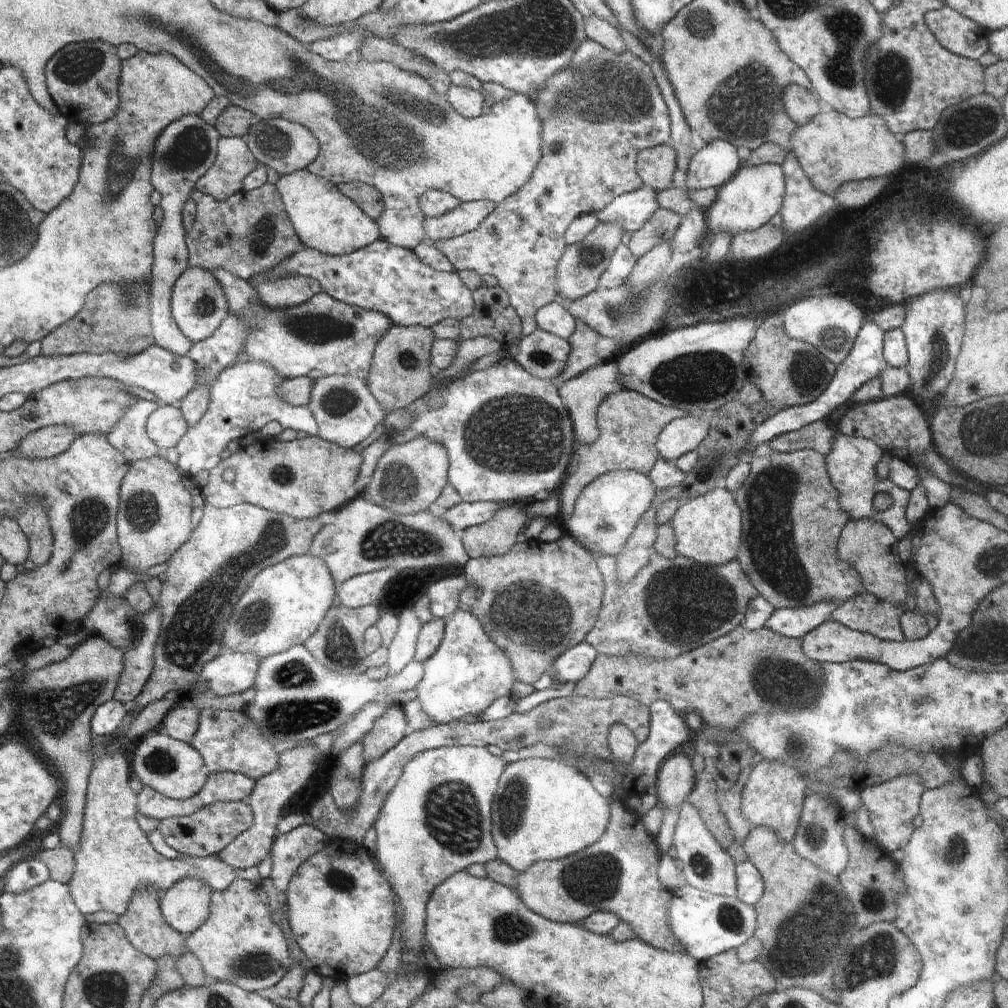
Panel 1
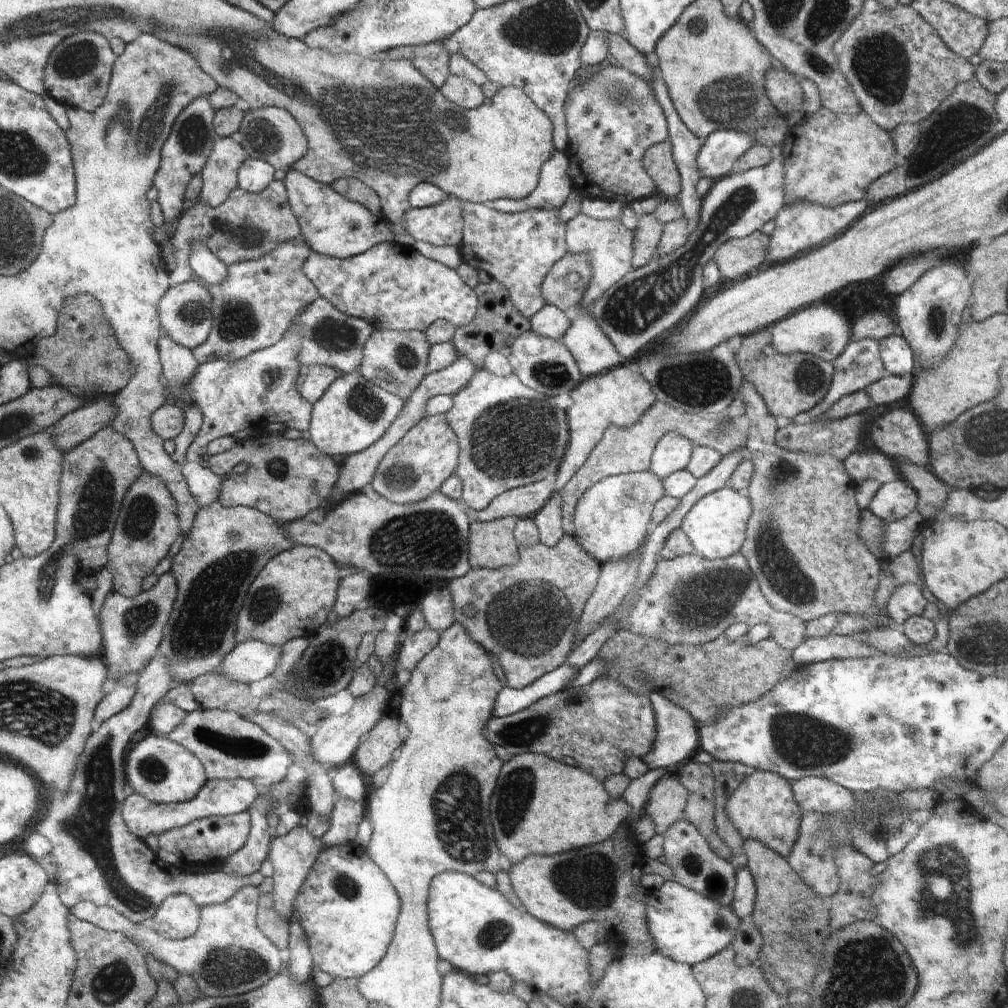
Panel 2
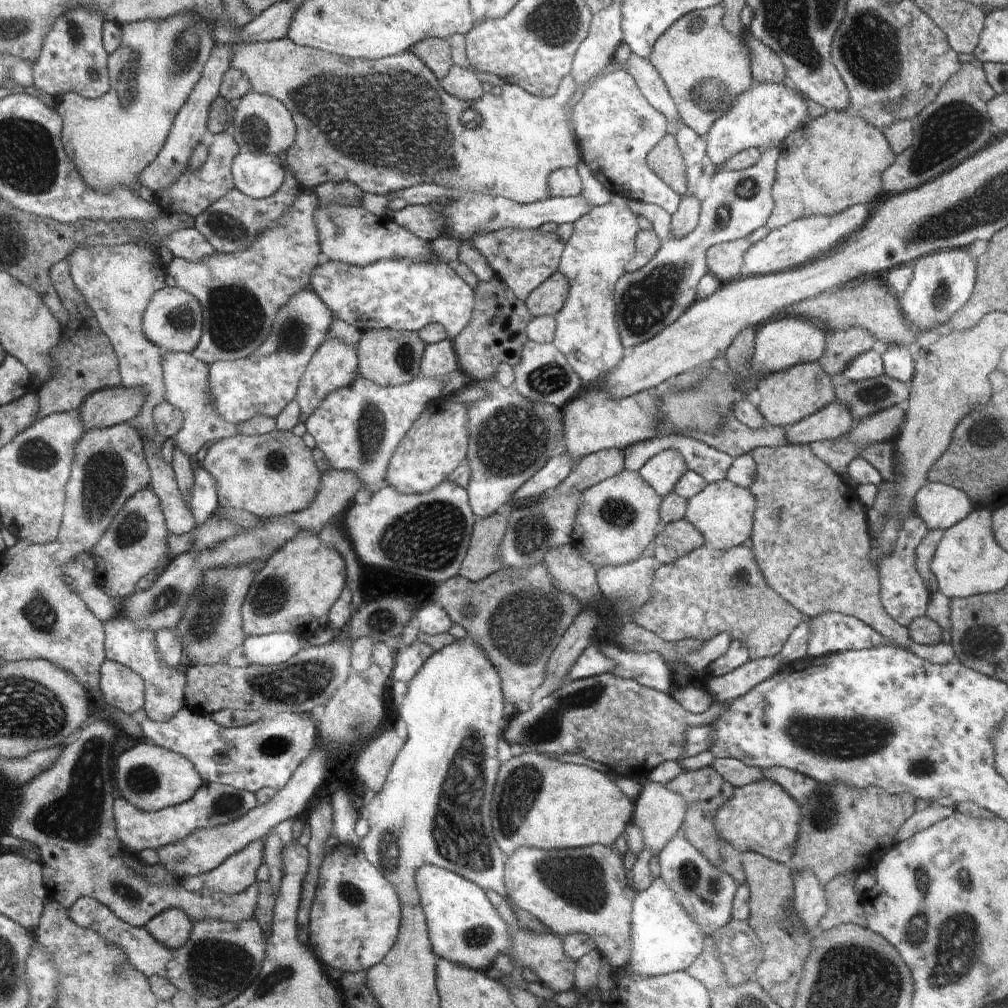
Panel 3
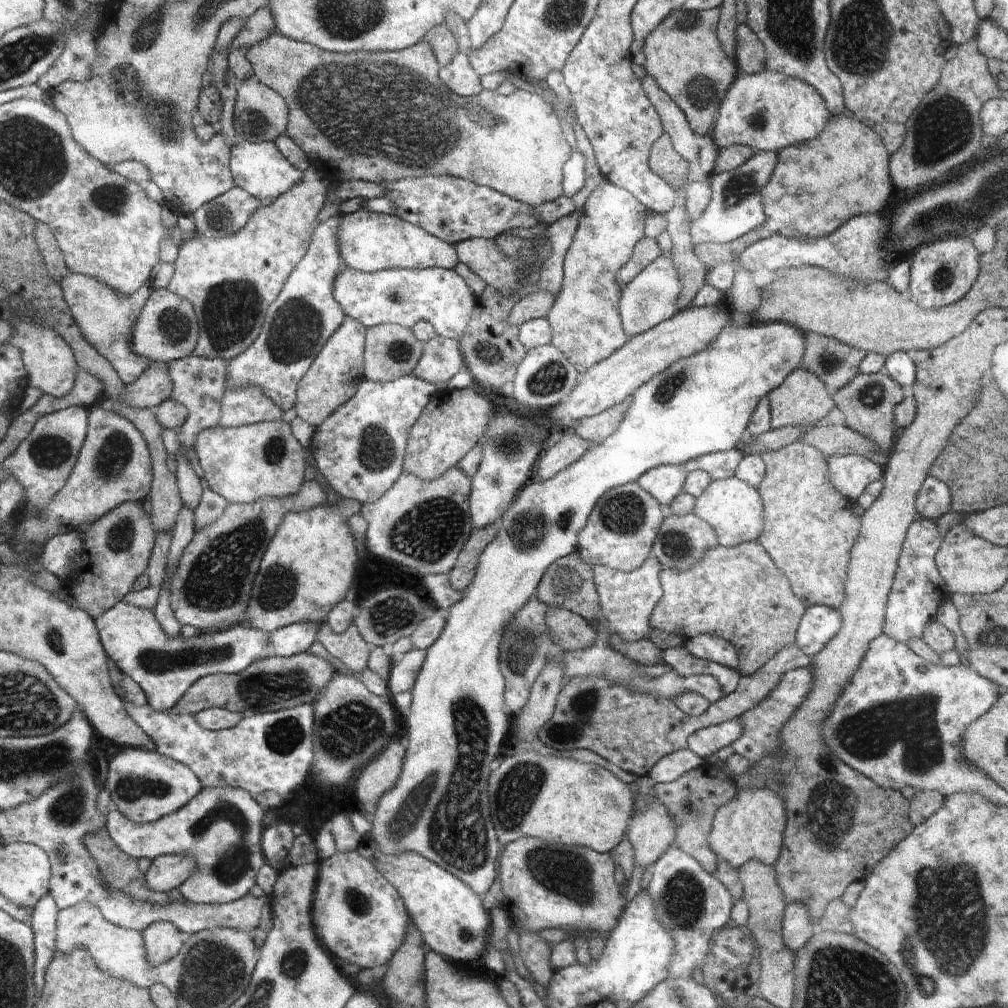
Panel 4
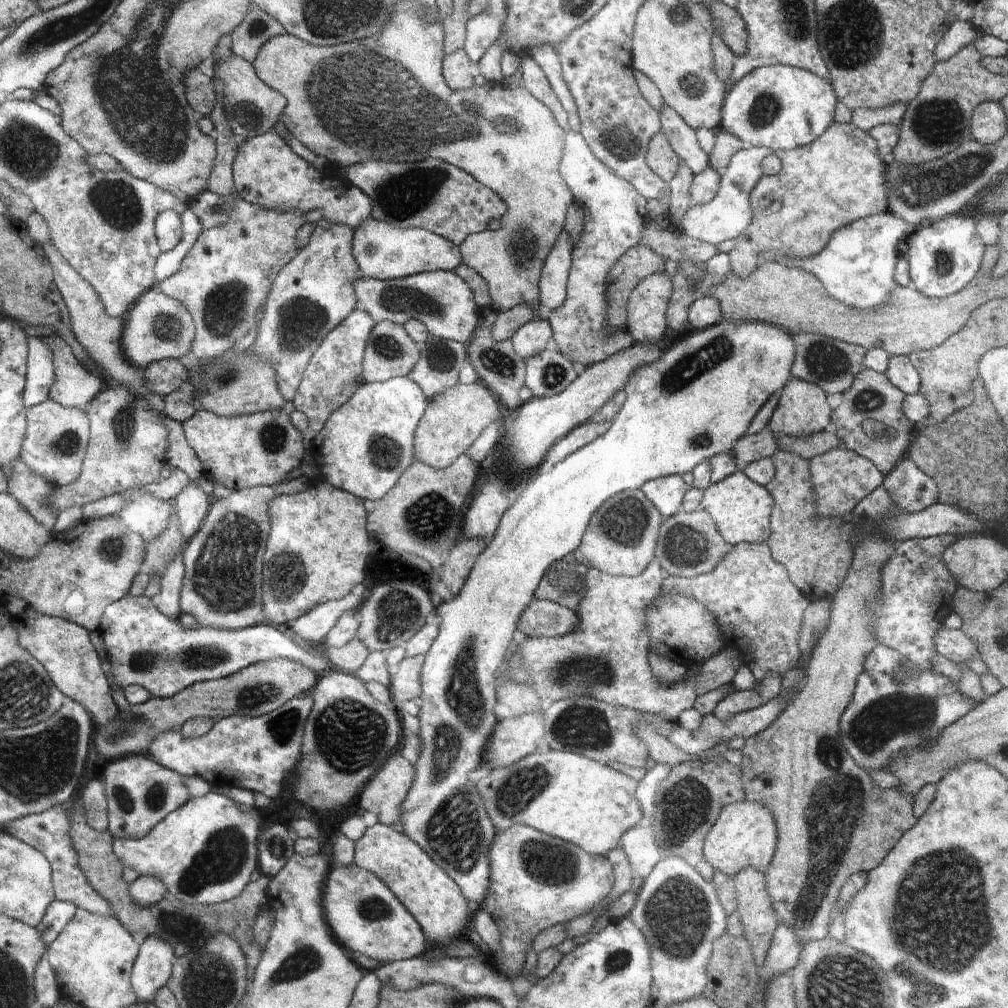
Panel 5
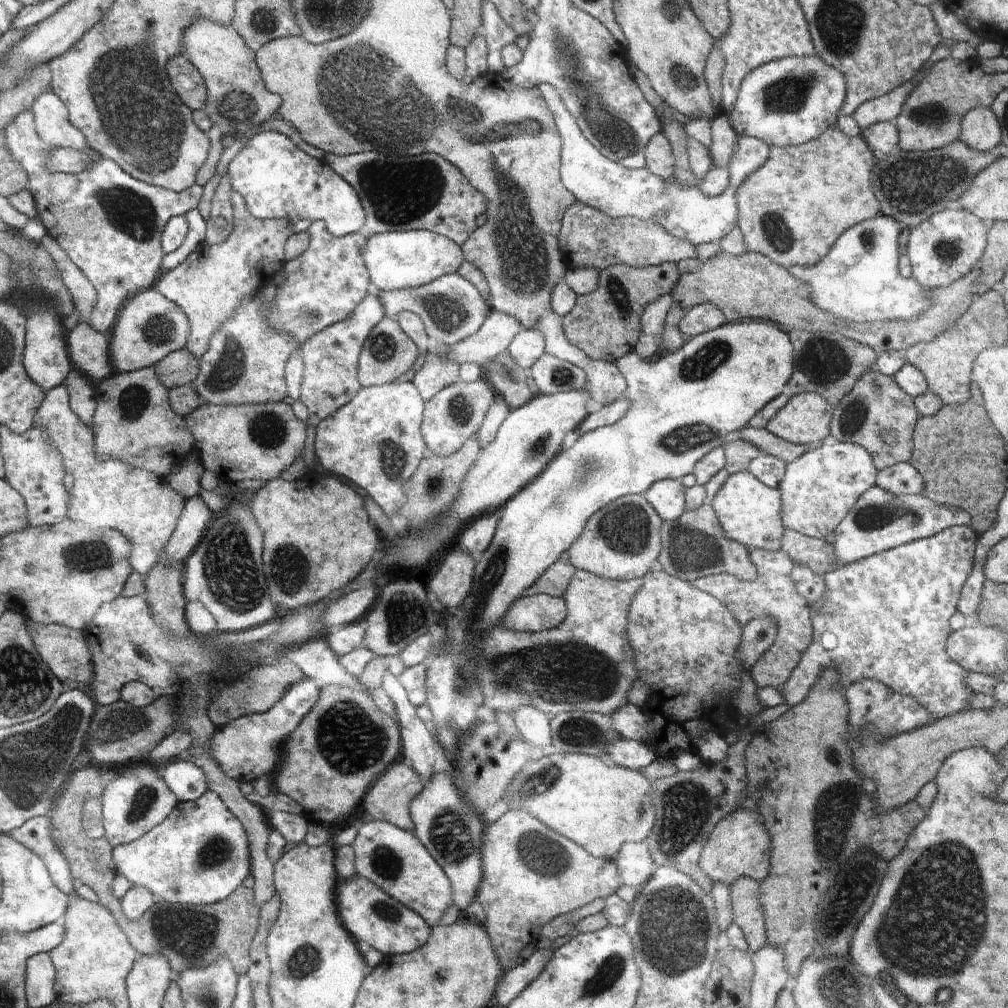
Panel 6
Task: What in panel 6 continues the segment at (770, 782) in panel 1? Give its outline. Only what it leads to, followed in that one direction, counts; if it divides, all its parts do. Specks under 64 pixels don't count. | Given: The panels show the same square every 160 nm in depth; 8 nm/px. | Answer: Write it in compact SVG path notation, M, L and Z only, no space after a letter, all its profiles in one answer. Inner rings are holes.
M741 808L720 820L702 850L699 865L701 870L714 882L732 885L738 878L750 878L758 883L770 875L771 842L761 816L753 808Z

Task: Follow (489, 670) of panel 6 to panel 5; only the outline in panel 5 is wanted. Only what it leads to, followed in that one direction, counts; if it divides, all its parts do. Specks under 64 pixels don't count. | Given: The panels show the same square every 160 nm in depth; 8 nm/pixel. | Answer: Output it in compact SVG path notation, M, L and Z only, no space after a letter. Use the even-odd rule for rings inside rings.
M657 563L650 564L642 574L634 577L612 576L604 574L600 570L590 568L586 572L583 581L584 594L580 604L574 608L578 616L578 626L574 632L565 636L545 637L522 637L519 643L515 645L515 651L520 652L524 664L516 670L508 670L506 674L520 682L526 684L532 680L534 692L546 703L560 700L568 700L574 696L590 696L600 702L606 702L611 707L622 706L636 712L648 714L666 714L672 720L679 719L679 715L684 710L693 709L698 696L717 690L719 687L731 685L738 666L743 663L740 652L736 652L730 647L726 647L720 653L708 658L702 663L700 670L694 675L688 675L686 680L676 682L676 684L662 684L657 678L652 676L649 661L646 658L646 651L649 649L648 632L644 626L645 610L652 604L654 596L658 594L662 580L666 575Z

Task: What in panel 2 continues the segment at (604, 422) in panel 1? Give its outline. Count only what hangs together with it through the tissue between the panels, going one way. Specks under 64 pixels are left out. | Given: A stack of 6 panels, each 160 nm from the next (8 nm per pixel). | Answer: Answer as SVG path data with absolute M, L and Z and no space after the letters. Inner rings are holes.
M656 401L651 407L648 407L642 414L636 419L636 422L632 424L626 425L625 427L619 427L616 425L610 425L604 431L603 437L600 439L600 442L592 449L588 460L580 467L580 470L576 472L576 474L568 481L568 484L559 491L559 499L561 502L562 509L562 524L563 531L565 534L569 534L573 536L574 530L574 519L573 514L575 511L576 503L578 499L582 496L582 493L590 488L596 482L601 481L603 478L618 475L622 473L633 473L638 471L648 471L651 463L651 456L654 452L656 444L660 440L660 437L663 434L666 434L670 431L679 432L681 435L684 435L686 438L689 438L694 446L702 446L708 447L712 450L718 451L720 455L727 455L729 452L736 450L737 448L744 447L744 442L746 438L744 434L741 434L737 431L735 424L731 420L731 424L726 427L727 433L722 437L715 437L715 430L721 429L723 426L722 422L718 422L717 419L721 419L721 417L717 417L716 420L708 420L699 414L690 414L685 412L680 412L663 402Z

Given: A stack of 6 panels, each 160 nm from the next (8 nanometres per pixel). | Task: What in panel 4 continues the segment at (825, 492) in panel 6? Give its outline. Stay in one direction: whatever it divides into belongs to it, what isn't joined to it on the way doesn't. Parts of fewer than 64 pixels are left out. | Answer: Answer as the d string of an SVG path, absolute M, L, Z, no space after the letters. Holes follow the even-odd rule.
M861 455L826 457L830 484L846 498L856 504L864 490L876 481L883 481L883 468Z

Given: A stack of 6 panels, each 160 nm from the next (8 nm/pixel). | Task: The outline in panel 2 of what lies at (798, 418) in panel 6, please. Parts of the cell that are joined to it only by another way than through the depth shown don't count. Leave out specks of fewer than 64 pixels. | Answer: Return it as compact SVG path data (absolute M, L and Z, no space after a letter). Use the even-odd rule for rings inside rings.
M768 328L747 334L735 359L745 380L754 385L754 390L759 392L770 414L775 418L791 419L810 410L826 396L831 388L834 367L813 354L783 355L775 351L770 340Z

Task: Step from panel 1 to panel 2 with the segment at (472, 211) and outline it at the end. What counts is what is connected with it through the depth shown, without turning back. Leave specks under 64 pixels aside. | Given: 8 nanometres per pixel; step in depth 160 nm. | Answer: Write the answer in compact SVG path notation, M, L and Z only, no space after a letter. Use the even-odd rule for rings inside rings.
M554 151L553 155L541 166L539 183L525 199L494 199L484 204L495 211L505 213L520 212L533 208L555 208L566 202L566 198L574 191L574 182L568 174L569 160L562 151ZM455 197L443 203L406 211L405 229L417 240L425 243L459 245L463 237L463 204Z

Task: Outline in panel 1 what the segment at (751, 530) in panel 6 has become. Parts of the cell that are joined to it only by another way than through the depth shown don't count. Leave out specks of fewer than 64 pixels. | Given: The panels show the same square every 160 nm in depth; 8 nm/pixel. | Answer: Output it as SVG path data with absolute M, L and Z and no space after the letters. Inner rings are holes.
M725 488L712 489L706 494L680 503L669 525L675 534L678 555L704 566L717 567L737 558L742 542L741 510L733 493Z

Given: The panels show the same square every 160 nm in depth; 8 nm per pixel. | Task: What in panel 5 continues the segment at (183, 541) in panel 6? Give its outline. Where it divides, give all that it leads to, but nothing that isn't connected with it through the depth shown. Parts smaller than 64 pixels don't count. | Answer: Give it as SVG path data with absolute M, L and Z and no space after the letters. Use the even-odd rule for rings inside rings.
M190 480L174 500L178 530L188 541L198 532L202 520L206 517L206 512L211 506L209 496L204 493L198 482Z

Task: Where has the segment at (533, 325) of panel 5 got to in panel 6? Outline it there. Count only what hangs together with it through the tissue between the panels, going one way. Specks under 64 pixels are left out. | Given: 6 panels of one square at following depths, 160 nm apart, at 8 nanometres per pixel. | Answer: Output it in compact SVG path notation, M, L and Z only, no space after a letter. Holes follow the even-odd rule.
M523 329L505 351L524 370L529 370L545 354L544 336L538 330Z

